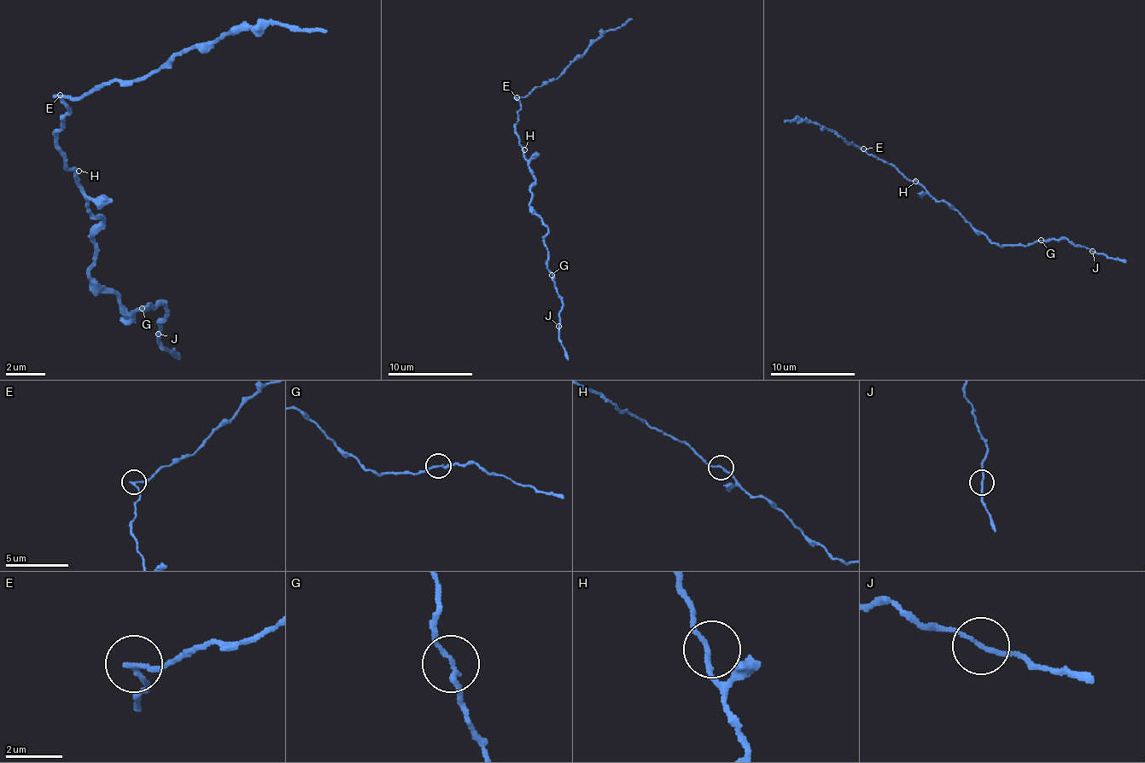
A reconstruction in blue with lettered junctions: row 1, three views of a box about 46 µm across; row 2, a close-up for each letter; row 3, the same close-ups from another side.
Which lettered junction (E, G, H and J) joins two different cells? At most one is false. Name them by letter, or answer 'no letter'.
E

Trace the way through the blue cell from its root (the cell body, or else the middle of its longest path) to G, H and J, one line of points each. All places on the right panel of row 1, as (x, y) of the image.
G: (932, 196), (937, 200), (945, 200), (992, 242), (1032, 245), (1041, 241)
H: (932, 196), (915, 181)
J: (932, 196), (937, 200), (945, 200), (992, 242), (1032, 245), (1049, 238), (1066, 238), (1092, 251)

